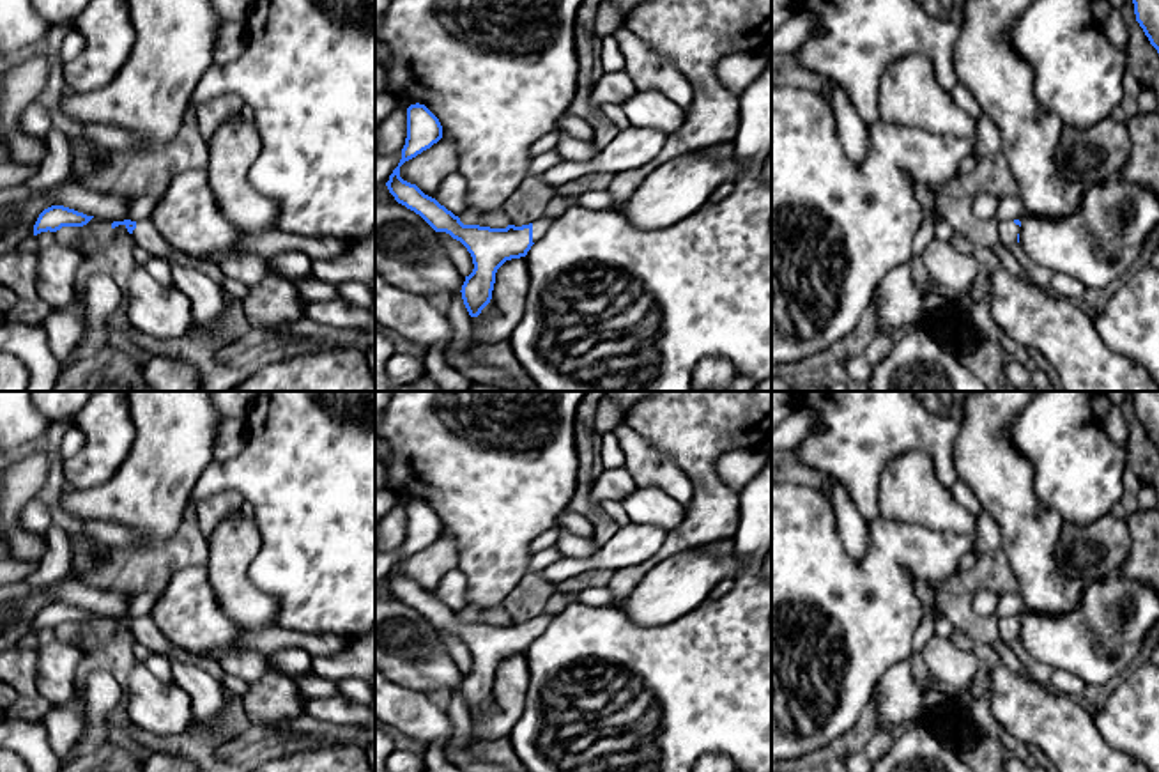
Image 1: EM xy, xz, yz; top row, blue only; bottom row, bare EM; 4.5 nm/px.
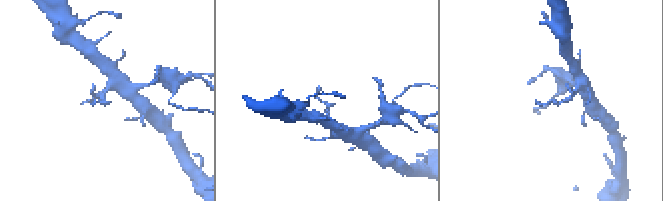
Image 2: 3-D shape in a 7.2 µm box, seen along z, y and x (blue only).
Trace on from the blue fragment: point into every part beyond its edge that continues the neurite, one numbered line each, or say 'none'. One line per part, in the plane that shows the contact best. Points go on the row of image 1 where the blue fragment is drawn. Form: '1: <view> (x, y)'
1: xz (540, 227)

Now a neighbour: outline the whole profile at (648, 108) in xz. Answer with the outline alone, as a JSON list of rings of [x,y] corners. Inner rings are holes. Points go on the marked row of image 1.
[[[641,87],[623,110],[635,127],[653,127],[665,135],[674,133],[683,124],[681,110],[662,92]]]

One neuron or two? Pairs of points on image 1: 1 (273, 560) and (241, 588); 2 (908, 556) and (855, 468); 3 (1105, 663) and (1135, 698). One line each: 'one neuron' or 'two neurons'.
1: two neurons
2: two neurons
3: two neurons

